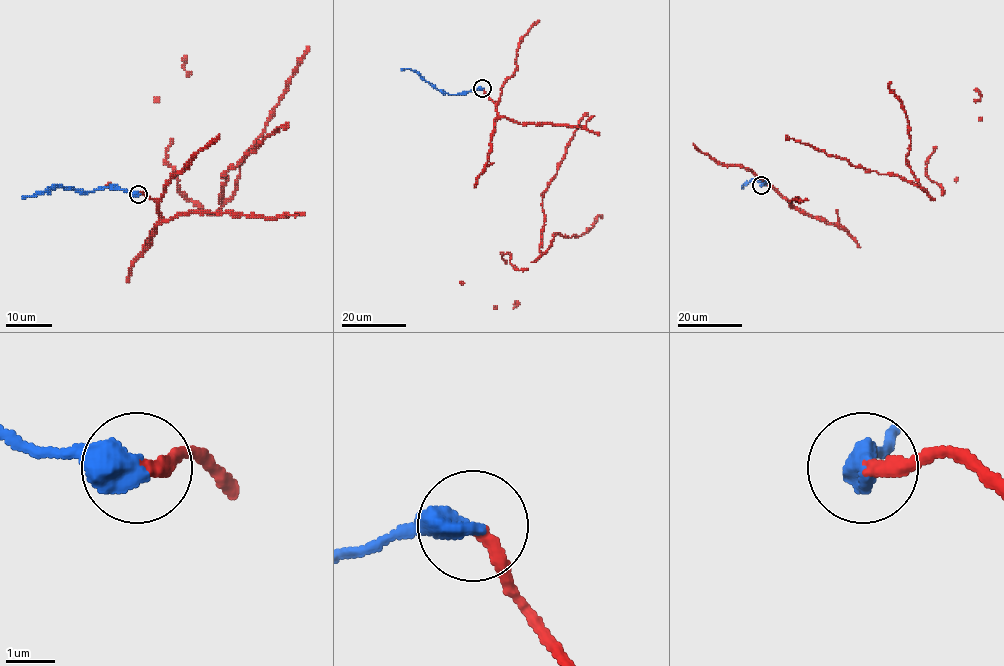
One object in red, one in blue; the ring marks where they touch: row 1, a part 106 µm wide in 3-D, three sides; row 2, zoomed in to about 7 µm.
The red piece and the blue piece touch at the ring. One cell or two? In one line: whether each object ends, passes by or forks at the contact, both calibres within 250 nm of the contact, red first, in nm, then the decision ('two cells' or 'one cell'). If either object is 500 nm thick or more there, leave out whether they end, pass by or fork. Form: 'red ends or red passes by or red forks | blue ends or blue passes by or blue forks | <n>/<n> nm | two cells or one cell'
280/600 nm | one cell

